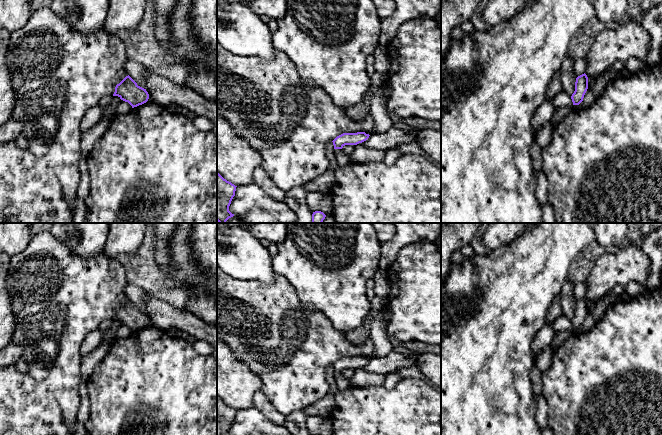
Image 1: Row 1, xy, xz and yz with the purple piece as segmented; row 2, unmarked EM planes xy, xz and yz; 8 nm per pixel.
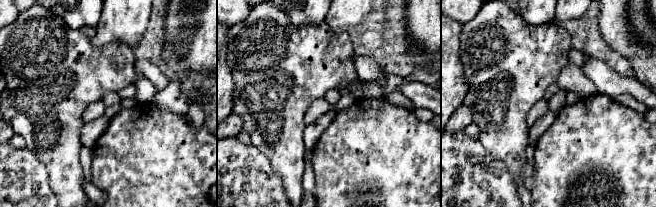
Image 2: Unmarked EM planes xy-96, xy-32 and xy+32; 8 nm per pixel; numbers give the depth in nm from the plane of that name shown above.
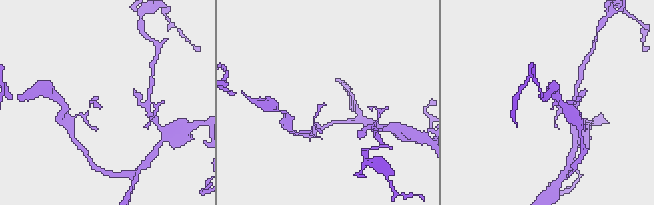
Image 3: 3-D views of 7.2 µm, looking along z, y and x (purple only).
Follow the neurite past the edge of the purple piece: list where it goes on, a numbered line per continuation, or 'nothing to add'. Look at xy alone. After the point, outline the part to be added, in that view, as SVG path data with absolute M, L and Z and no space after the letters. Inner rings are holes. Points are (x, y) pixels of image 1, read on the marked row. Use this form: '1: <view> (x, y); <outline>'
nothing to add

